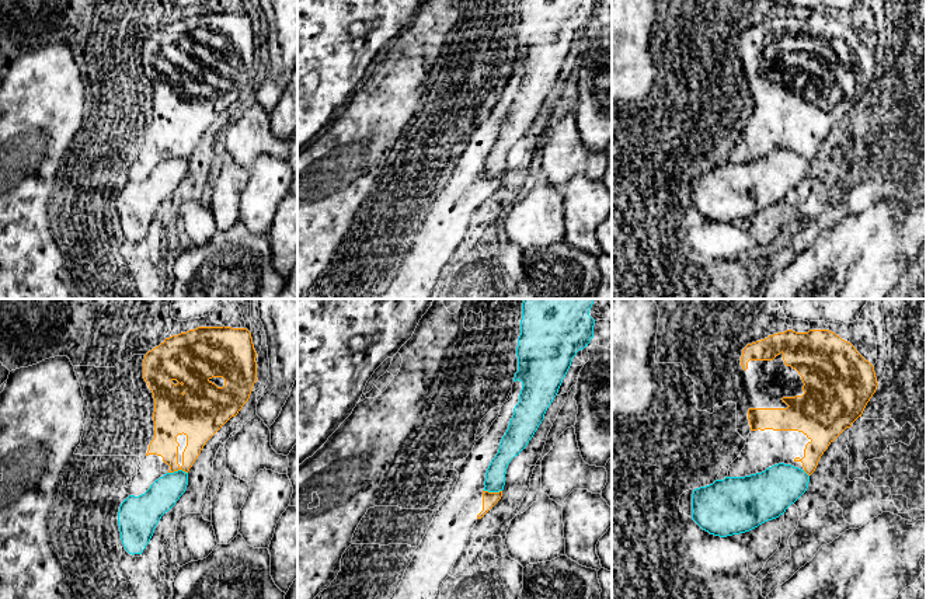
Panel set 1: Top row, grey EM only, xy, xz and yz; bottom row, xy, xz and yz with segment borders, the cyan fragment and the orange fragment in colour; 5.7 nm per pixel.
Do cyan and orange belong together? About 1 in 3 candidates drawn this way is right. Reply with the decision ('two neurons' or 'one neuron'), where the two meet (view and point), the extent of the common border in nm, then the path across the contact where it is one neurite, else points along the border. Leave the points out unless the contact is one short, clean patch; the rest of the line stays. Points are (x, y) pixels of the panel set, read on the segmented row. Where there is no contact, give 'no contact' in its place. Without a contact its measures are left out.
two neurons; meets cyan in xy at (178, 470); contact 110 nm long

